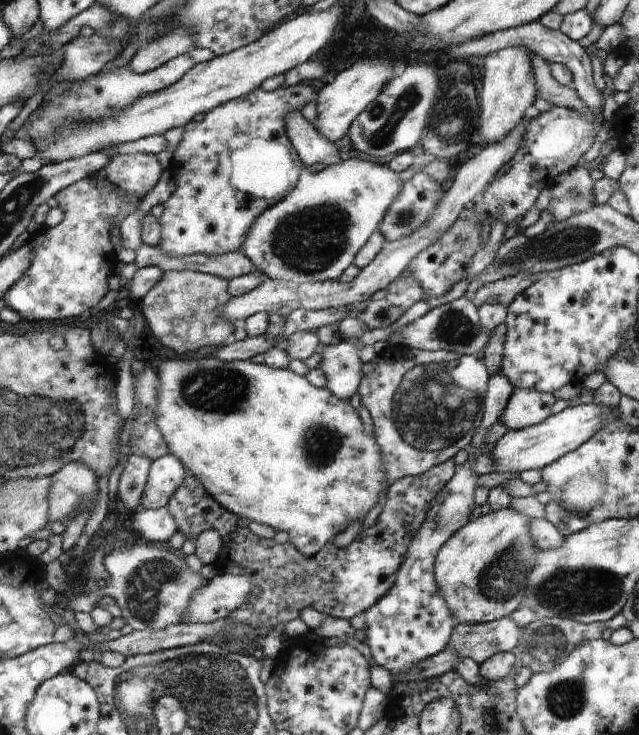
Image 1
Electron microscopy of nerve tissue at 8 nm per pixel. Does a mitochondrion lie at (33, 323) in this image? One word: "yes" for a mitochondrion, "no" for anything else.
no

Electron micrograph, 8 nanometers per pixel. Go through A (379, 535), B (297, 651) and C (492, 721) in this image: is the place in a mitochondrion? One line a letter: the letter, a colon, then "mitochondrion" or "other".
A: other
B: other
C: mitochondrion

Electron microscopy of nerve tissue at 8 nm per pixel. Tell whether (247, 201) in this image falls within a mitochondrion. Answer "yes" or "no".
no

